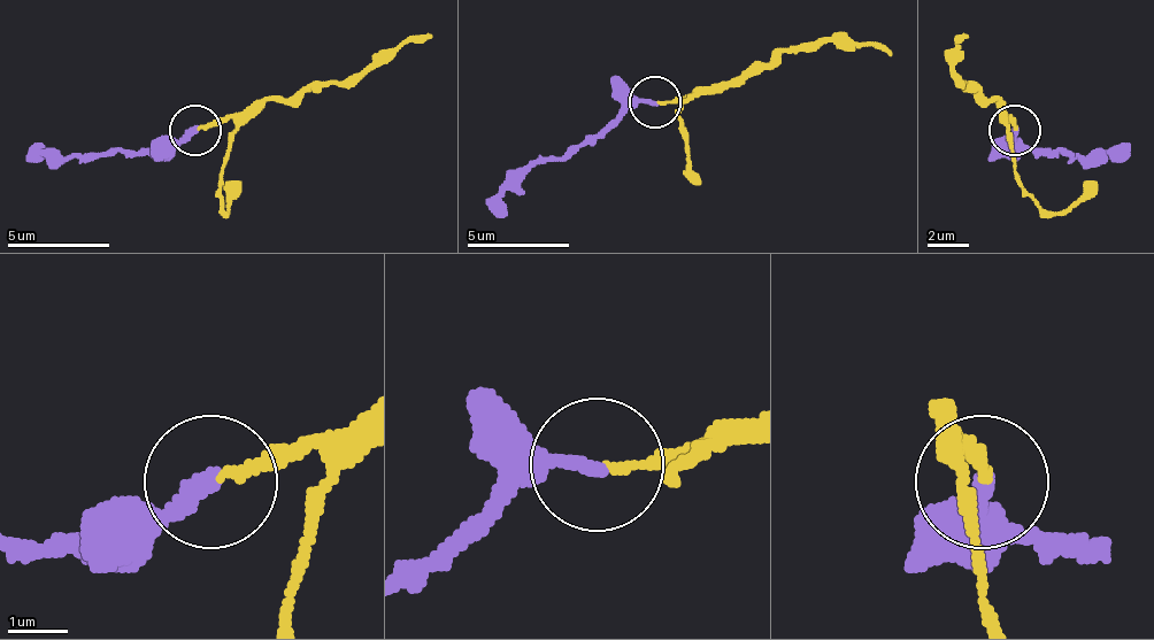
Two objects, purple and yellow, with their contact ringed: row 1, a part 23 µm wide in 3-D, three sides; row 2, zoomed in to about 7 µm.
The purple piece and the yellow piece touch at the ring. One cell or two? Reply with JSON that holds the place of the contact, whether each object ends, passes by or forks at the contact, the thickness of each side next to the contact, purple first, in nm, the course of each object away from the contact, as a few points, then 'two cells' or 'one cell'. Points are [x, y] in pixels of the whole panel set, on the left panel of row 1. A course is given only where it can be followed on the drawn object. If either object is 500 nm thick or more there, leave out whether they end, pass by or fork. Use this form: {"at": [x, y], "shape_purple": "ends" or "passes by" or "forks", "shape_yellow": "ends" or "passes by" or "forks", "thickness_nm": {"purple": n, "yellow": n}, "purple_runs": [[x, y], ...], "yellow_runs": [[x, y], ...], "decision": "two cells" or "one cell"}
{"at": [195, 130], "shape_purple": "ends", "shape_yellow": "ends", "thickness_nm": {"purple": 280, "yellow": 160}, "purple_runs": [[193, 131], [158, 146], [71, 156], [51, 156], [40, 141]], "yellow_runs": [[199, 131], [260, 110], [327, 81], [358, 81], [368, 70], [429, 33]], "decision": "one cell"}

